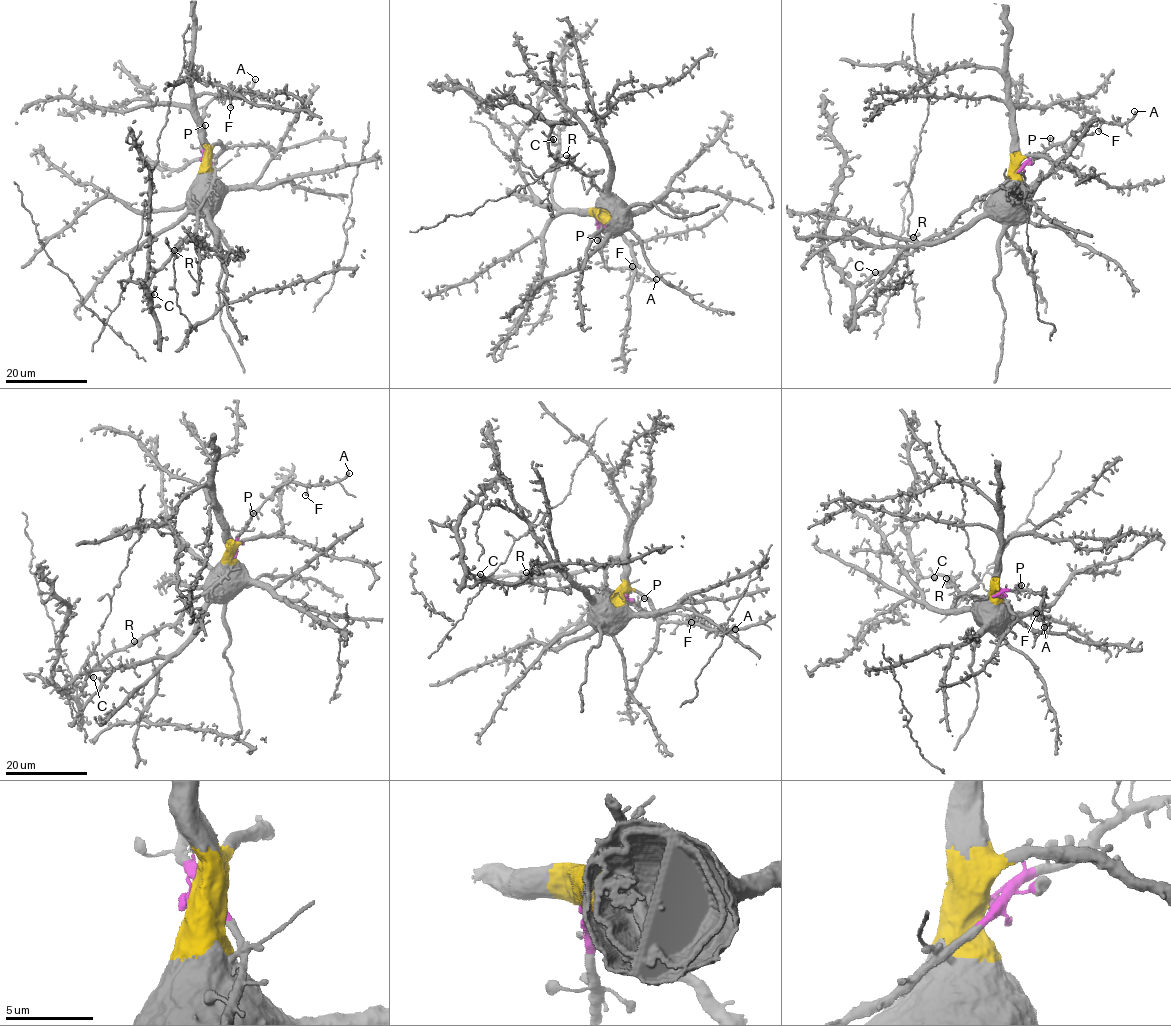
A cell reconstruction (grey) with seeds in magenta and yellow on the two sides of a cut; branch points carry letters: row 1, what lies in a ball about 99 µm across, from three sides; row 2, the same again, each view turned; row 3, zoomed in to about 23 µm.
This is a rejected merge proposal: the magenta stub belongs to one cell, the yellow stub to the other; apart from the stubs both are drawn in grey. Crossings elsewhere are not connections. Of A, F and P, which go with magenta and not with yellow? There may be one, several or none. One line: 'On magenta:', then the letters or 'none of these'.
On magenta: A, F, P

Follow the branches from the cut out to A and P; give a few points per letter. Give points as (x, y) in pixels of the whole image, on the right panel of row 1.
A: (1018, 166), (1058, 144), (1093, 118), (1123, 124), (1134, 112)
P: (1018, 166), (1050, 146), (1050, 137)

